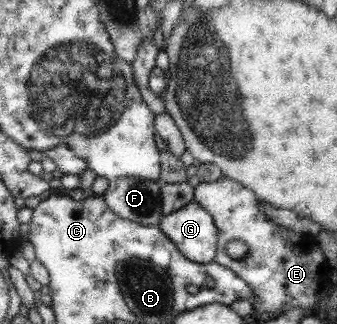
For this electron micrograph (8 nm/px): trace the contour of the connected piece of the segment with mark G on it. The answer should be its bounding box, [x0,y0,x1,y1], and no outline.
[157,200,219,264]

